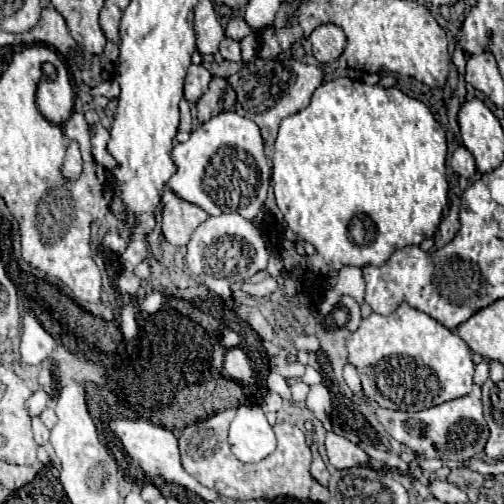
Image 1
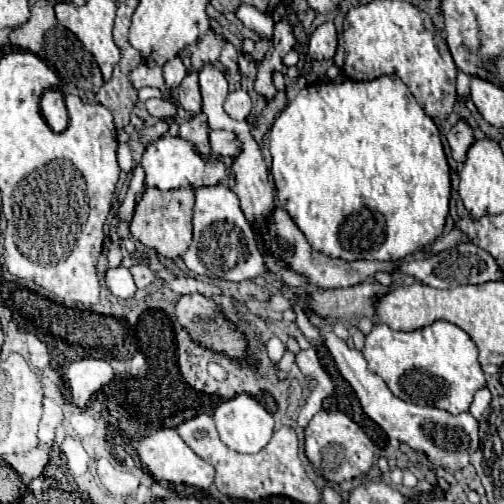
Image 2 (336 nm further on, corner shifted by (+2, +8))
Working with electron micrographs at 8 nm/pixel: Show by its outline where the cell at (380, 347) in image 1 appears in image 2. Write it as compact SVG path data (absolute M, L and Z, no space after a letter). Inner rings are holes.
M434 322L414 332L396 332L386 324L376 324L366 336L362 354L368 368L384 378L394 396L412 404L434 406L450 414L466 412L476 390L486 386L476 344L462 328L450 322Z

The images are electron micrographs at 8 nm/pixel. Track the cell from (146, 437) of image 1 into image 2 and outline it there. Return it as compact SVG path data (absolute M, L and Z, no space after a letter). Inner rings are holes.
M162 427L162 430L142 438L138 444L138 456L142 464L148 468L148 472L154 476L154 480L166 480L172 484L188 484L200 490L208 490L214 482L214 466L202 460L200 456L196 456L174 428Z

